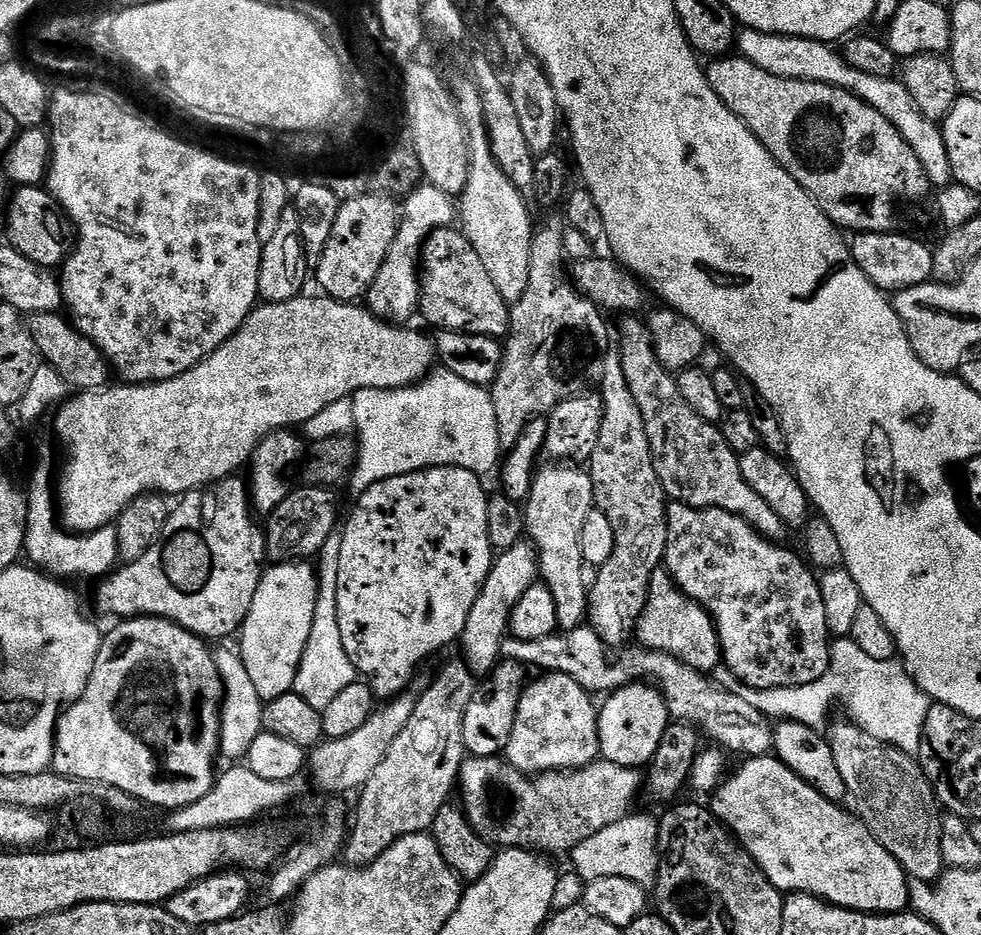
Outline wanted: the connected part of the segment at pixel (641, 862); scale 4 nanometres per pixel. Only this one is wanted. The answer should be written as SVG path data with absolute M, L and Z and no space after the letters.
M636 815L623 816L618 822L606 826L606 830L598 830L598 834L586 838L586 842L572 849L570 859L572 859L573 866L571 867L582 881L597 880L600 876L606 878L617 876L618 878L630 878L630 882L638 882L645 886L655 885L656 871L660 865L660 826L655 815L653 817Z

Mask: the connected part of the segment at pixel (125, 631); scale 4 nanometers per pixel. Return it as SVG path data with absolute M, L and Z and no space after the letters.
M133 616L119 621L120 624L112 633L105 635L100 642L100 653L94 666L94 674L90 674L90 682L73 704L68 705L60 714L56 723L56 745L52 751L51 771L71 780L82 780L92 786L117 788L139 800L141 805L152 808L168 808L175 810L185 808L210 794L212 785L218 775L216 760L220 751L220 710L224 698L223 678L219 676L216 665L216 653L209 641L188 632L173 620L164 620L161 616Z

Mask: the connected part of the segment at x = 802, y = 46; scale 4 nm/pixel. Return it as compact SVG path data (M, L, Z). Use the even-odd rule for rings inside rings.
M744 28L737 33L736 48L739 55L745 60L754 62L760 69L766 70L767 73L774 74L776 77L784 77L787 80L822 82L823 84L836 85L840 89L846 89L847 92L855 93L856 96L862 98L868 105L878 109L898 132L906 138L906 142L910 144L910 148L914 150L914 154L917 154L919 161L922 162L923 169L926 170L928 182L931 187L941 190L953 183L952 166L945 144L943 129L935 121L926 118L920 112L920 108L916 106L916 102L912 99L912 95L908 92L903 81L893 77L870 76L870 74L860 72L860 70L856 70L856 68L848 65L839 51L834 52L831 49L833 47L829 43L821 40L798 38L797 36L766 35L762 31Z

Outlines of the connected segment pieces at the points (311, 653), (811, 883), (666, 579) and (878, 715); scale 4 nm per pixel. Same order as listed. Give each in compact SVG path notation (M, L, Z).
M332 535L318 557L318 579L320 593L314 606L314 626L310 626L310 638L298 666L300 680L295 680L293 691L310 703L313 708L323 711L331 699L346 686L357 683L356 667L350 662L350 654L342 646L342 630L338 626L338 554L340 536Z
M775 755L754 756L736 773L729 775L711 797L710 811L723 824L766 874L781 893L806 892L819 900L827 900L840 908L855 912L891 914L905 911L910 904L910 877L893 856L876 841L864 821L843 812L839 803L832 803L809 786Z
M664 566L656 568L652 575L648 601L638 625L638 640L643 647L653 648L655 652L669 652L684 664L698 666L705 674L712 674L722 664L720 635L716 632L711 611L683 592Z
M840 638L832 644L832 657L826 674L806 686L741 687L739 693L742 698L746 698L746 702L750 702L750 706L754 706L754 710L758 710L769 721L793 720L817 730L829 723L828 715L831 714L832 707L840 703L848 711L845 712L847 719L857 724L866 734L909 754L921 751L924 723L930 707L930 697L916 685L916 681L899 659L870 658L870 654L865 654L851 638Z

